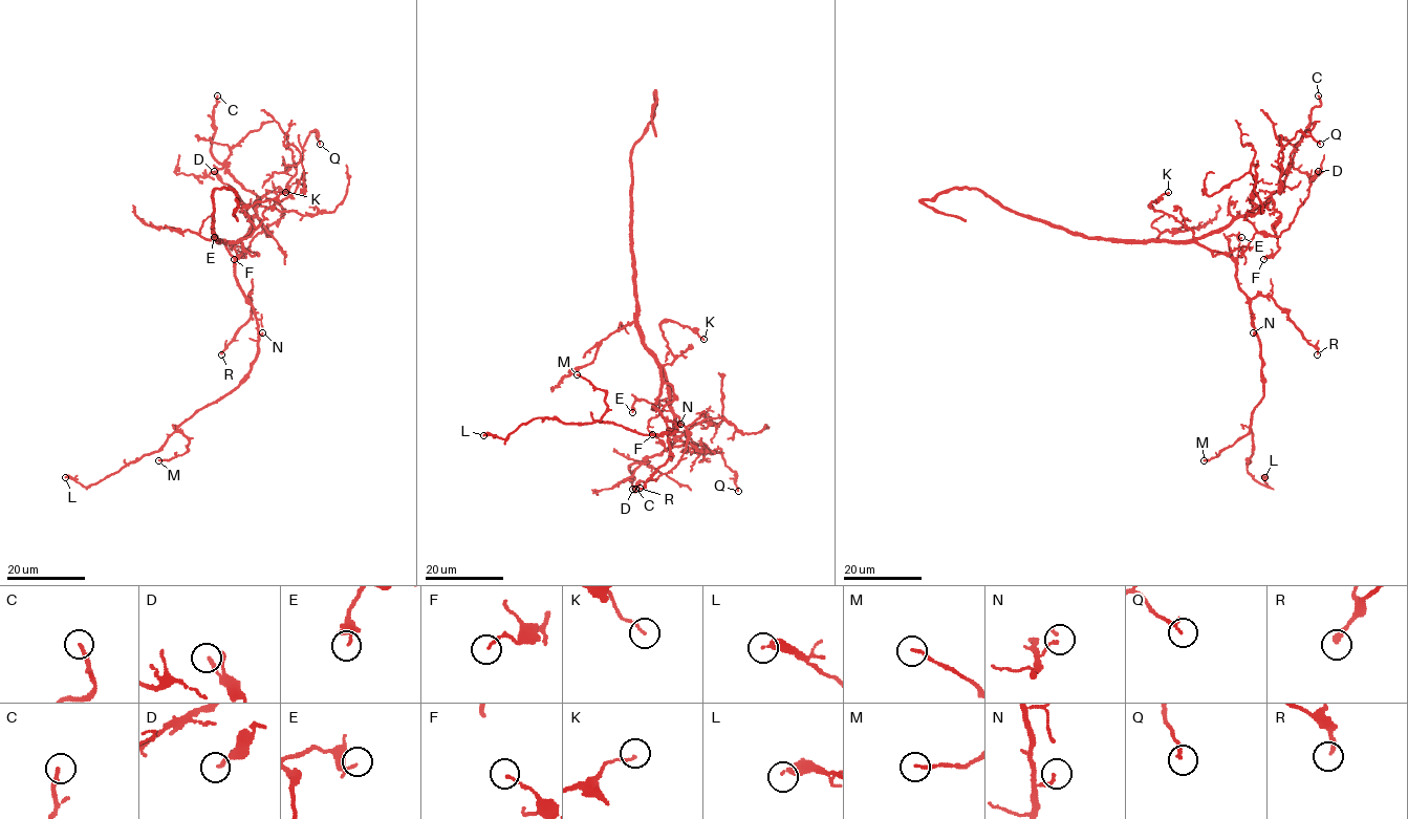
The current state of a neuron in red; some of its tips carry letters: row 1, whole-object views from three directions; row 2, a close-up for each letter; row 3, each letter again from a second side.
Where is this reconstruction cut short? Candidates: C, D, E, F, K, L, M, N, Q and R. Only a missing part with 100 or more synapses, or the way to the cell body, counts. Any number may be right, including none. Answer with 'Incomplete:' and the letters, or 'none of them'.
Incomplete: none of them

